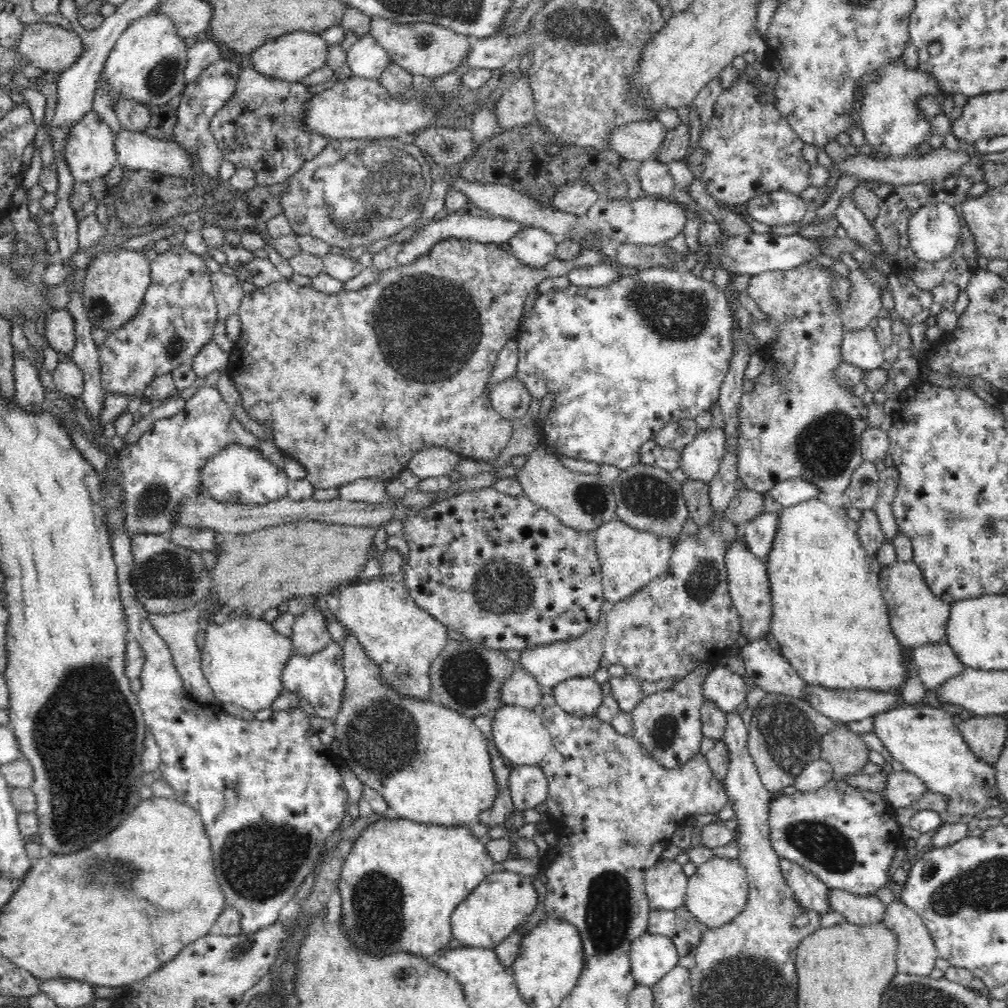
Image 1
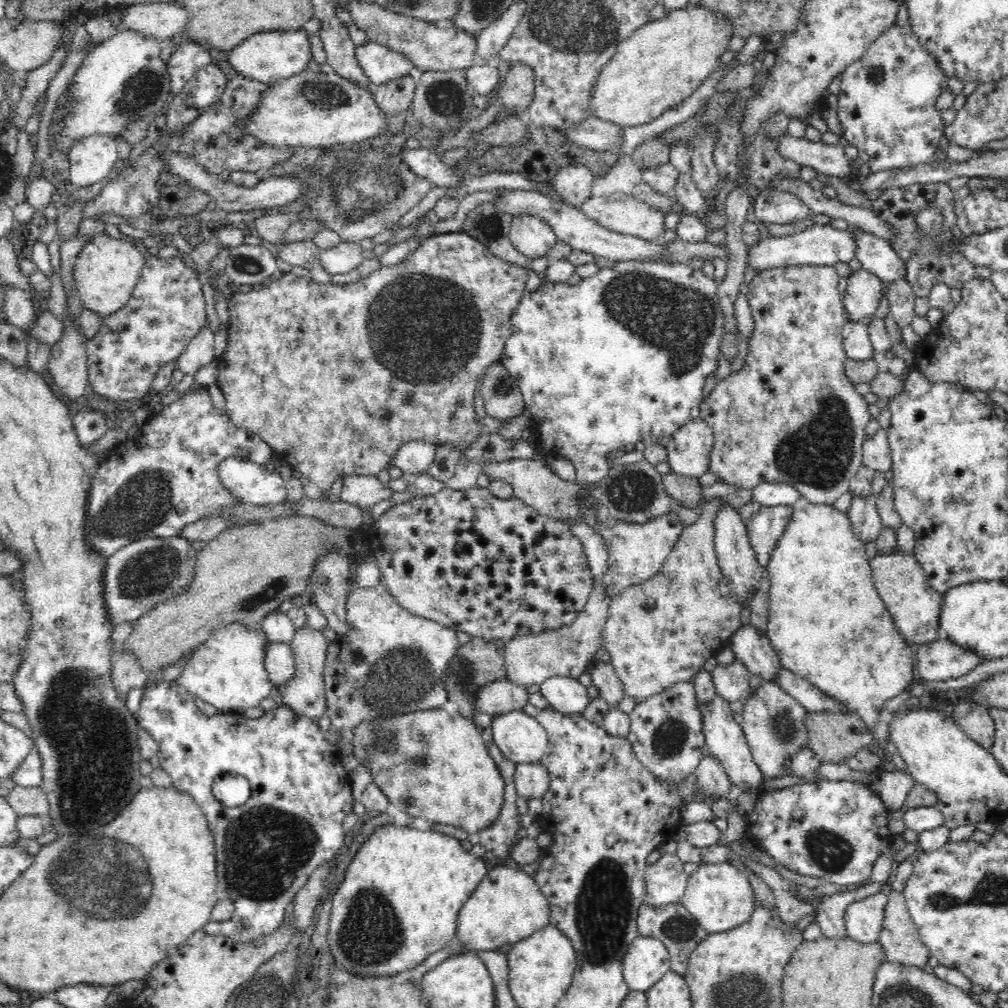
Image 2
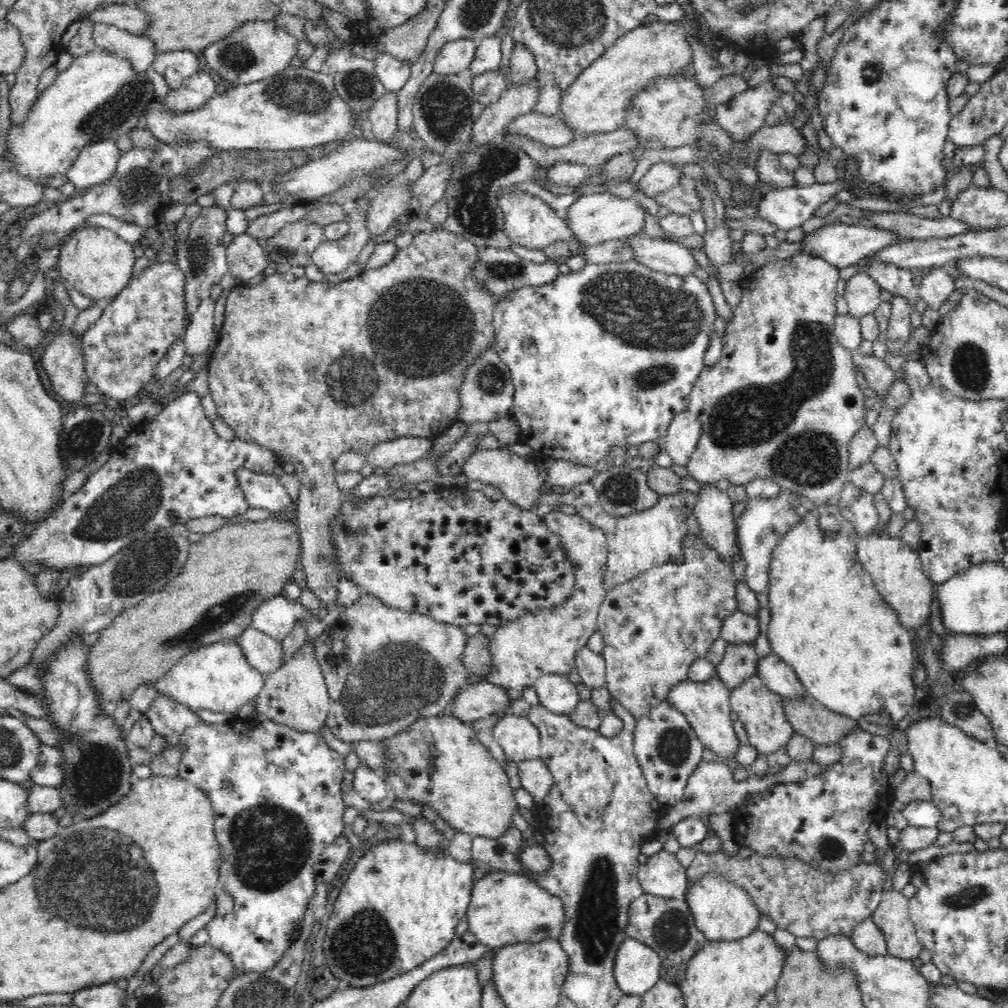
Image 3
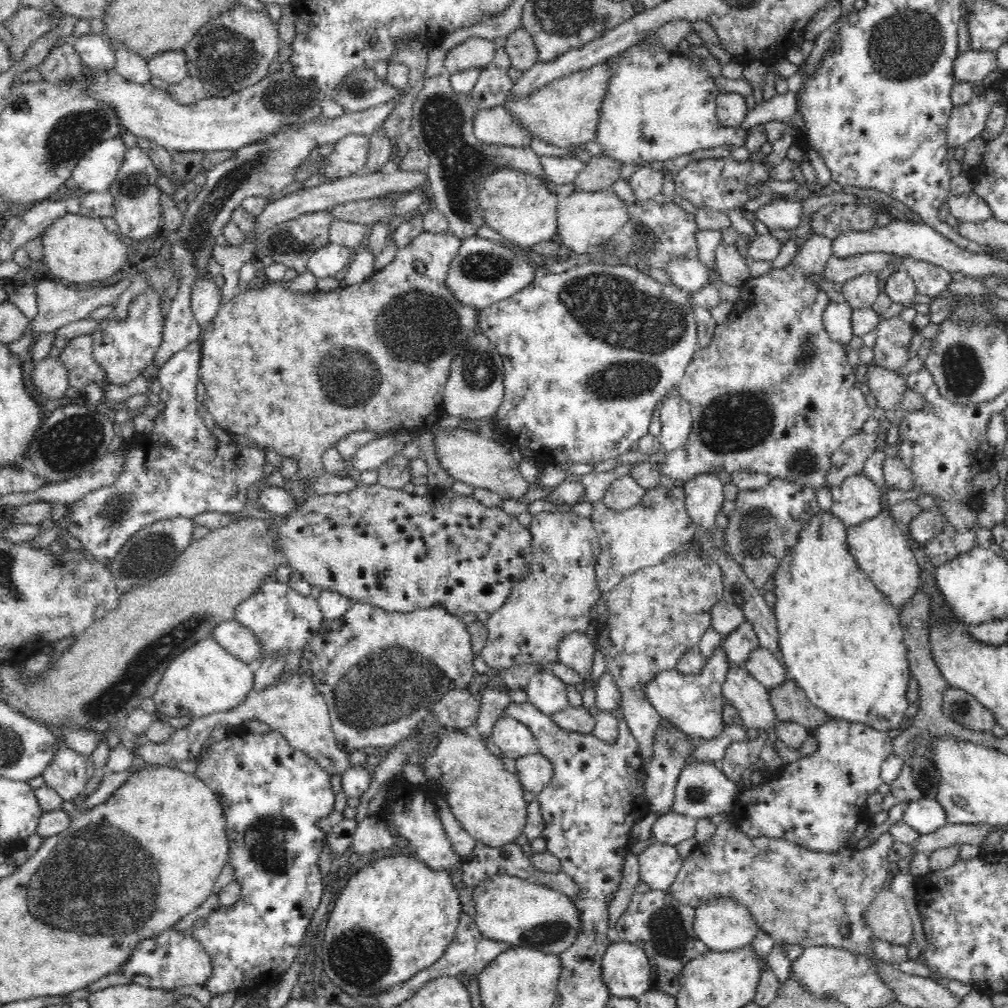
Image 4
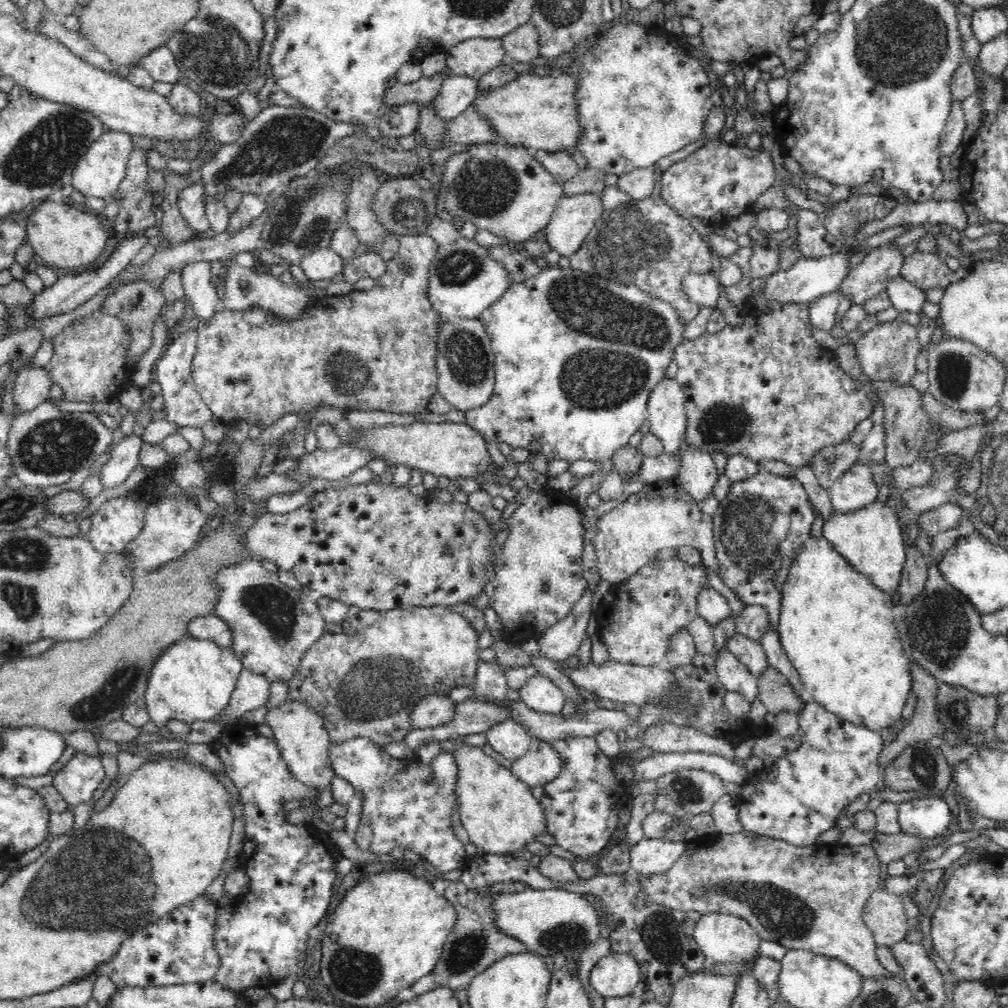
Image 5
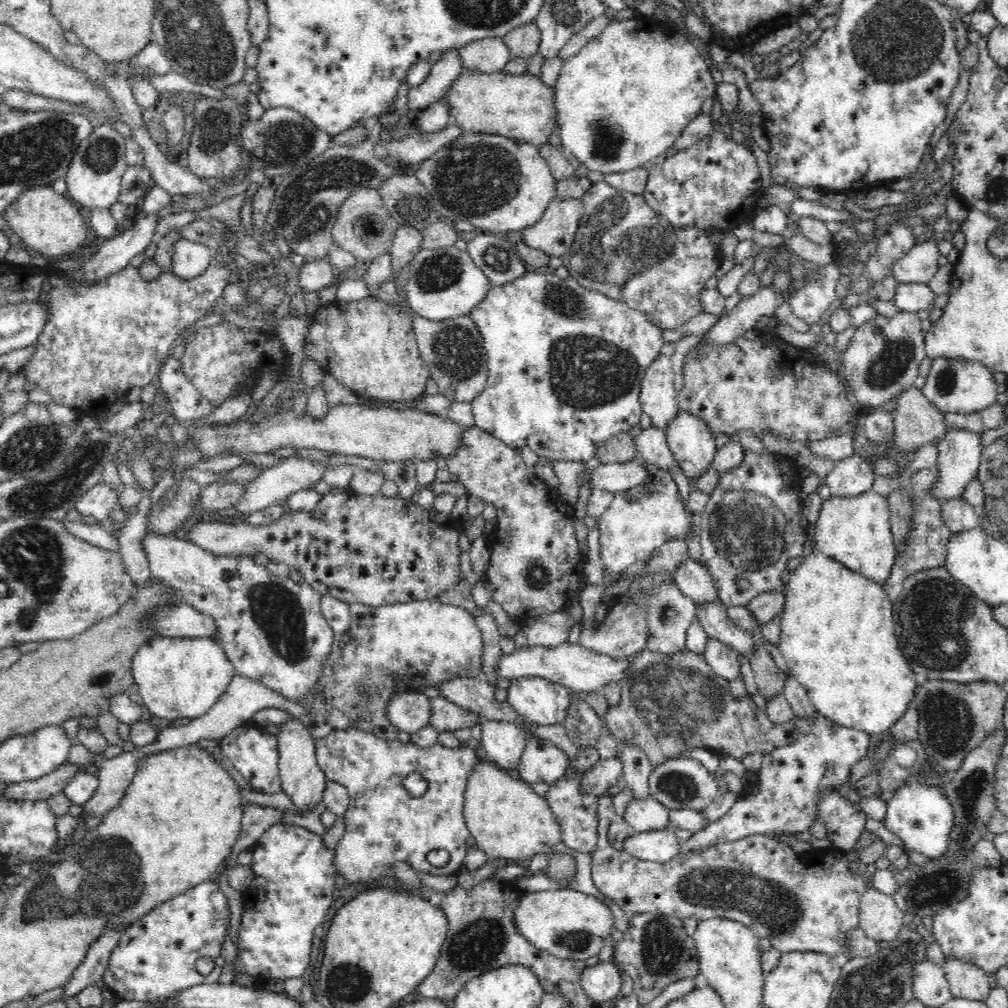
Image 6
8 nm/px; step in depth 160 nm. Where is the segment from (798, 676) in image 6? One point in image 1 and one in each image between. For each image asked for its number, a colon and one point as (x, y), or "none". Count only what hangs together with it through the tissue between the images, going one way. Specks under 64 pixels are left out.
1: (829, 618)
2: (827, 623)
3: (847, 646)
4: (841, 639)
5: (836, 627)

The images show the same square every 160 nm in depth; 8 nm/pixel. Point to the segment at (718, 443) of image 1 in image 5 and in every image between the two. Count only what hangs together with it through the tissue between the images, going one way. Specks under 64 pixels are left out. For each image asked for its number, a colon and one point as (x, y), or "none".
2: (687, 452)
3: (684, 429)
4: (675, 415)
5: (665, 412)

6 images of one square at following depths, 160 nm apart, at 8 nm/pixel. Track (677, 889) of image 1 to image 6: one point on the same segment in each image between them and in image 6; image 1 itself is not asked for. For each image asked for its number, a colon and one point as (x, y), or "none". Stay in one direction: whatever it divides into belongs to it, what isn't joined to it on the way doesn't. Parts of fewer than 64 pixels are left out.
2: (666, 881)
3: (662, 875)
4: (659, 863)
5: (648, 856)
6: (659, 846)

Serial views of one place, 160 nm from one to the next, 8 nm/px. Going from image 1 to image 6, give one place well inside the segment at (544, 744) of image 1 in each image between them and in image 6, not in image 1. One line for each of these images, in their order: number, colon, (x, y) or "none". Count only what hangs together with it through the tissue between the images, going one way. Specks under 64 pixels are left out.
2: (520, 737)
3: (520, 739)
4: (514, 739)
5: (509, 739)
6: (503, 742)

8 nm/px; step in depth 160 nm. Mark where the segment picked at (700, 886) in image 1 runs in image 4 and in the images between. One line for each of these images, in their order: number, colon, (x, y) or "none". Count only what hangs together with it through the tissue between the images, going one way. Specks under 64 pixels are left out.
2: (720, 898)
3: (723, 911)
4: (723, 925)

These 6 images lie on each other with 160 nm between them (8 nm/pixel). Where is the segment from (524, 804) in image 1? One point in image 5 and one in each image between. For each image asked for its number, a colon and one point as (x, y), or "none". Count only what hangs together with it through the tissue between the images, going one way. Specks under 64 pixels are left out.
2: (532, 780)
3: (535, 777)
4: (535, 771)
5: (541, 763)

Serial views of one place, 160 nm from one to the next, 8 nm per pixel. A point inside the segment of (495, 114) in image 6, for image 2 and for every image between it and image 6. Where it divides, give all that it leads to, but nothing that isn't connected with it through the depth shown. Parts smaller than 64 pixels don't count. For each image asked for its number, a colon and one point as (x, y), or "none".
2: (660, 64)
3: (596, 102)
4: (565, 113)
5: (539, 112)

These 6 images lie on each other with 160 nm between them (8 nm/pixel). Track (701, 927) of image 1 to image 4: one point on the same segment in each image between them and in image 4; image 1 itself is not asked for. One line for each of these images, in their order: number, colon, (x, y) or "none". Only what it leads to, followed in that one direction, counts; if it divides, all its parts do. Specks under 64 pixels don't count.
2: (671, 924)
3: (666, 925)
4: (660, 925)

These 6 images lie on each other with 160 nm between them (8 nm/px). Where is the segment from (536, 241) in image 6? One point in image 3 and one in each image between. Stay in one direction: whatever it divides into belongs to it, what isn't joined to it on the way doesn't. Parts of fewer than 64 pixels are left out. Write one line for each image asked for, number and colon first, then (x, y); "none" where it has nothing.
3: (593, 219)
4: (585, 220)
5: (573, 217)

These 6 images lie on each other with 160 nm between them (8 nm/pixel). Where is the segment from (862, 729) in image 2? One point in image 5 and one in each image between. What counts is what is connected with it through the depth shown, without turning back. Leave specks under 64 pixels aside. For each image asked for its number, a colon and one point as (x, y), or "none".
3: (809, 718)
4: (790, 703)
5: (775, 693)

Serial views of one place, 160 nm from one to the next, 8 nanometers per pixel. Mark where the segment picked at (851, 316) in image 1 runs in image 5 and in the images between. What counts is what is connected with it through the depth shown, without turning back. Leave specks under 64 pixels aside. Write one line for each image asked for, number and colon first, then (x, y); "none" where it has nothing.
2: (862, 297)
3: (862, 293)
4: (860, 292)
5: (882, 264)

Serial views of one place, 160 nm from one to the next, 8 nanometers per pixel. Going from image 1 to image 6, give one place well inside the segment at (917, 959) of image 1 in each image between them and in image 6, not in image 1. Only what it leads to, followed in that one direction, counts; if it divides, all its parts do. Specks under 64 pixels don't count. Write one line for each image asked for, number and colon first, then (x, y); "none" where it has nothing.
2: (900, 939)
3: (892, 917)
4: (887, 915)
5: (883, 914)
6: (878, 915)

